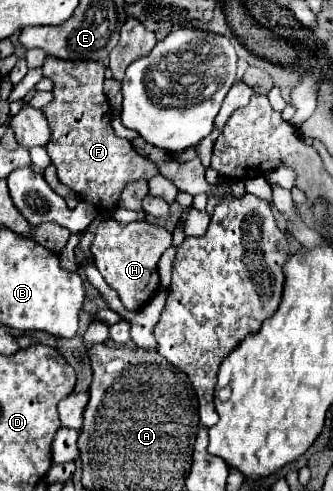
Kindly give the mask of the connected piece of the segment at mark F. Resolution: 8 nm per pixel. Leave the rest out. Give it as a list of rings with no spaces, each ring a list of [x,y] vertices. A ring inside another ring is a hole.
[[[46,57],[42,71],[44,77],[54,81],[54,101],[42,111],[46,111],[52,129],[46,151],[60,171],[60,181],[76,191],[82,201],[92,203],[98,211],[116,209],[126,183],[132,183],[134,179],[150,181],[158,173],[158,167],[136,153],[128,139],[120,139],[114,133],[110,125],[110,103],[102,91],[104,65],[98,61],[62,61]]]

